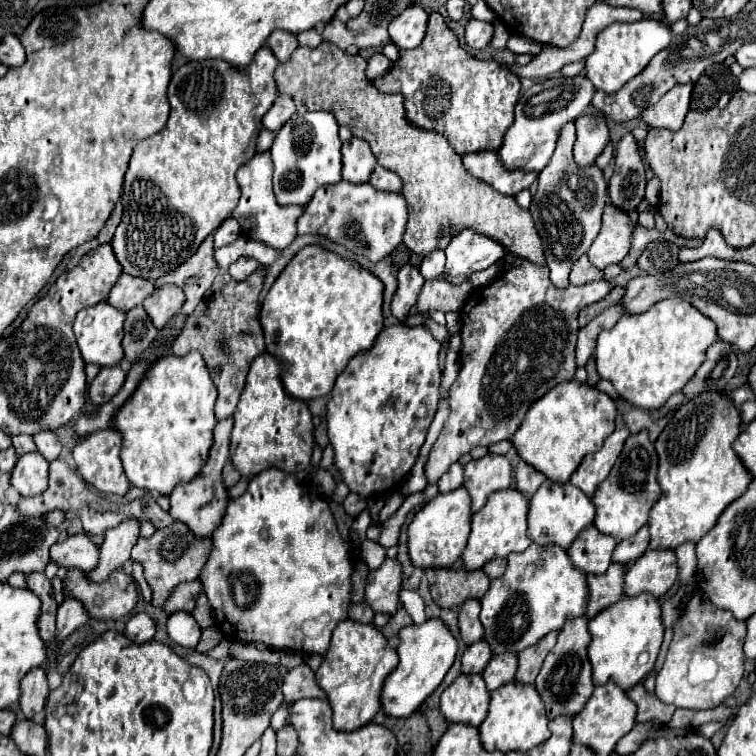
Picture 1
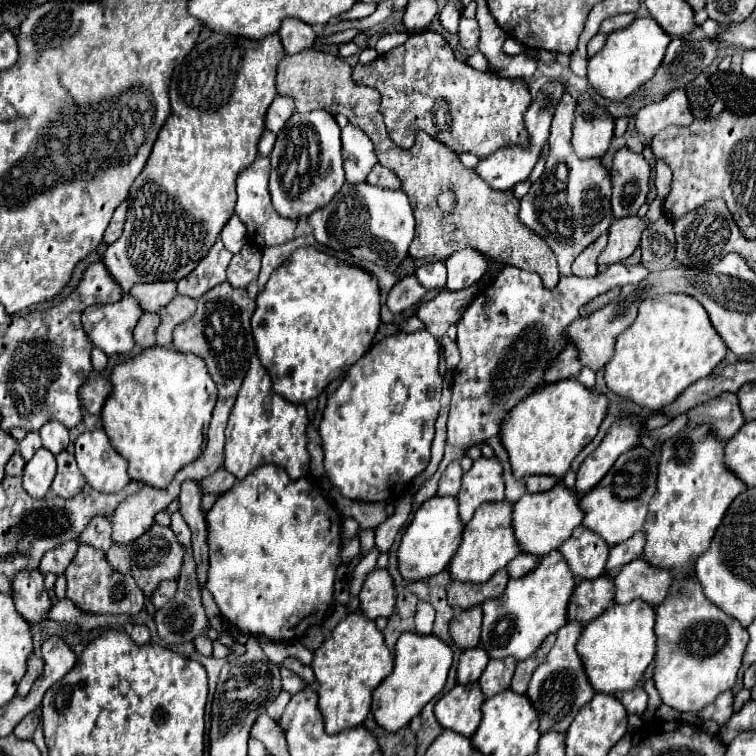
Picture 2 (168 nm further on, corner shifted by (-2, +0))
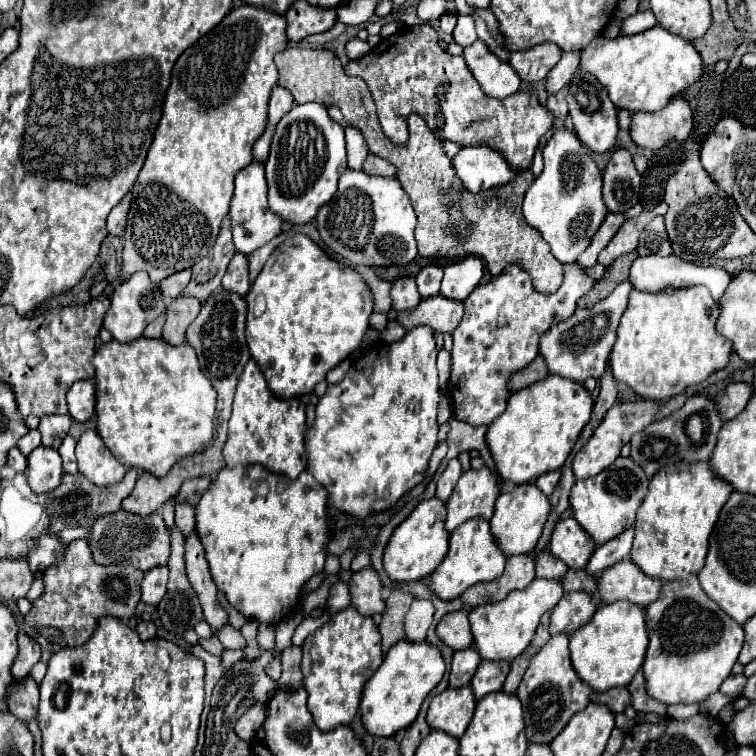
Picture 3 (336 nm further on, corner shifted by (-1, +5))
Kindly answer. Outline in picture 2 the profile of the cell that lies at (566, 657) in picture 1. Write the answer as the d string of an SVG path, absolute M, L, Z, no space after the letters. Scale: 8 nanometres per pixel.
M568 621L560 631L558 631L558 639L554 643L554 647L550 649L548 657L542 661L542 665L538 665L538 669L532 675L532 681L528 685L528 699L532 699L538 715L540 715L540 731L546 733L550 729L554 731L566 731L570 727L570 723L574 721L574 717L578 715L578 711L594 697L594 687L590 685L586 671L584 671L584 663L576 651L576 643L582 635L582 625L580 621Z

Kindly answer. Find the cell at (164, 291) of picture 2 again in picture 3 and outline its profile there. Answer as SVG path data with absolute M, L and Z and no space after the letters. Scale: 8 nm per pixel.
M191 268L167 276L167 278L161 282L161 288L163 288L161 292L163 292L163 296L165 296L167 300L177 298L177 296L183 292L183 288L189 284L189 280L191 280Z

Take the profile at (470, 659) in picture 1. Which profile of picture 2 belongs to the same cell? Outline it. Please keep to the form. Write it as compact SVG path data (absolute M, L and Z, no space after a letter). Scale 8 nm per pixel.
M474 647L474 649L466 649L460 657L460 665L458 665L458 683L466 685L466 683L474 683L480 679L482 671L488 665L488 653L484 653L484 649Z

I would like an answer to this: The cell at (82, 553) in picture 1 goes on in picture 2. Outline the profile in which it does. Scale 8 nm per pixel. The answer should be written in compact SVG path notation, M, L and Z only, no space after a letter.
M66 541L62 545L58 545L56 549L48 551L42 561L40 561L40 571L42 573L54 573L54 575L62 575L64 569L68 567L68 563L72 561L74 553L78 549L76 541Z

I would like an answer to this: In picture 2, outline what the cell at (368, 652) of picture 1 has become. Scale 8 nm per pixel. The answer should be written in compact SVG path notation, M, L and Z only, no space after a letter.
M350 613L338 623L332 635L314 651L312 671L318 681L318 705L324 715L326 733L336 735L344 729L358 727L368 717L372 707L372 693L384 677L394 669L394 655L384 643L384 635L376 629L374 621L362 613Z

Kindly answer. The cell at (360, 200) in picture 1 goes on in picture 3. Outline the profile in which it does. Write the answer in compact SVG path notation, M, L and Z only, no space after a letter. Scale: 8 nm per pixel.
M345 170L339 178L337 194L325 204L317 218L317 230L323 242L353 264L363 266L399 266L417 256L413 230L417 224L411 200L397 178L367 176L363 170Z

